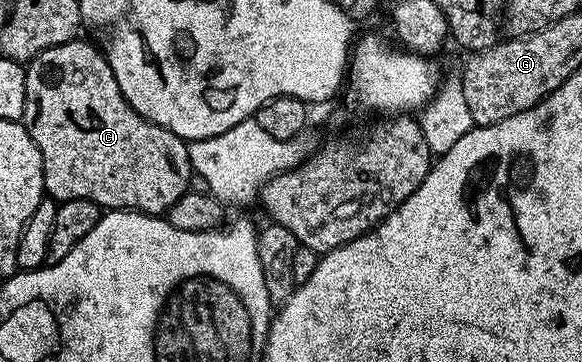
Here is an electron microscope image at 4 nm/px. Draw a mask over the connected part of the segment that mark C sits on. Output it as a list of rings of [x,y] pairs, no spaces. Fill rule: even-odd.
[[[77,37],[71,39],[68,43],[54,45],[42,53],[38,53],[31,59],[26,67],[26,109],[22,120],[27,127],[34,145],[42,153],[44,162],[44,190],[51,198],[57,201],[66,199],[89,199],[94,201],[102,209],[127,209],[130,211],[139,211],[146,215],[163,216],[172,206],[178,197],[182,197],[185,191],[189,190],[193,182],[194,172],[190,165],[188,156],[188,143],[179,139],[170,129],[166,129],[157,123],[151,123],[148,119],[135,111],[134,108],[126,101],[124,94],[118,89],[118,81],[108,64],[108,58],[104,55],[103,50],[95,42],[83,43],[83,38]]]

